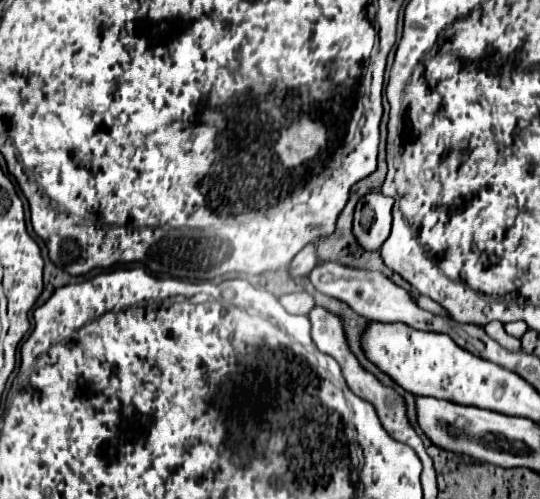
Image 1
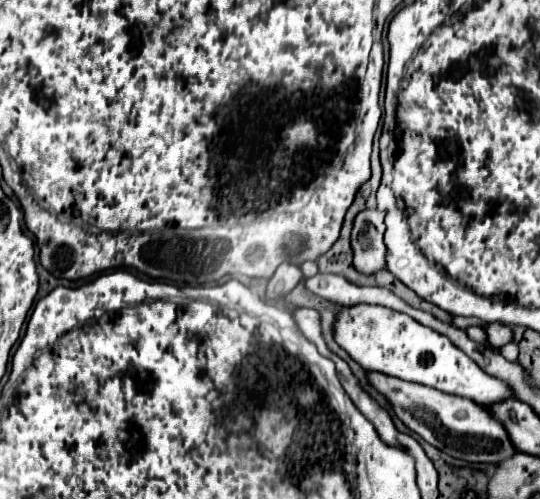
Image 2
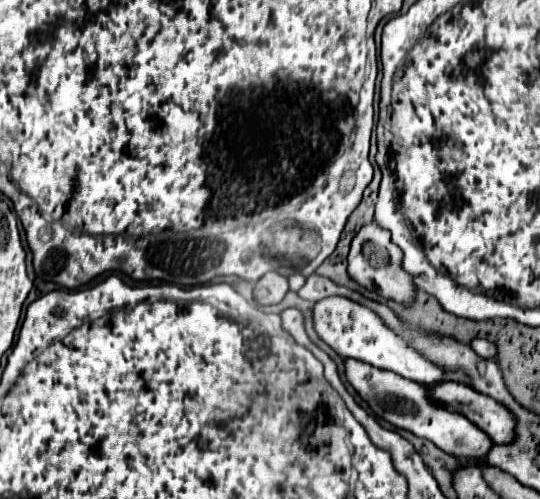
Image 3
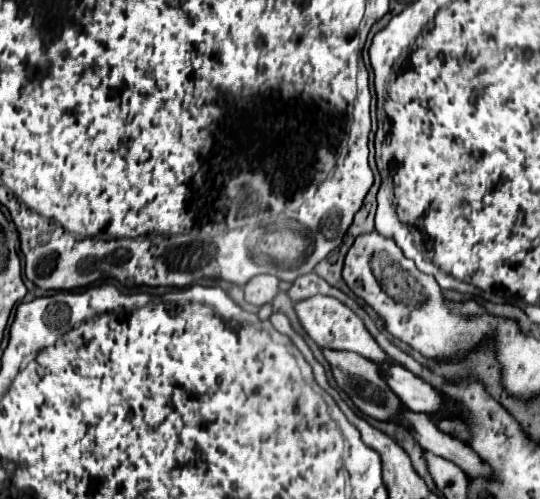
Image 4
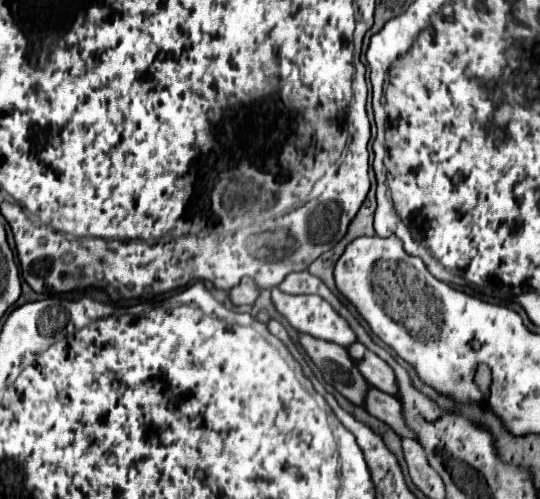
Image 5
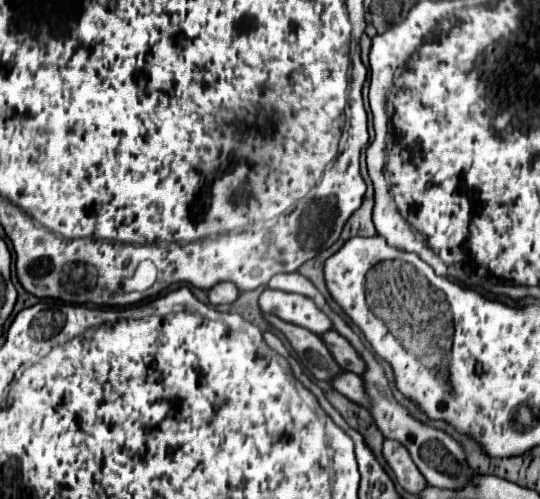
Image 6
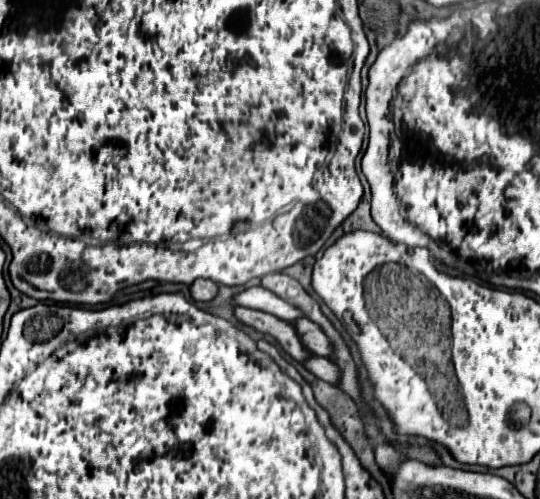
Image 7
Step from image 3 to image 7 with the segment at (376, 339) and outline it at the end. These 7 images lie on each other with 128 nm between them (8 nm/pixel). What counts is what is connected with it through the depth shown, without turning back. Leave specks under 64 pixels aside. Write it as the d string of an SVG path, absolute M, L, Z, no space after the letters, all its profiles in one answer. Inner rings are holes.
M262 286L246 288L244 292L240 292L240 294L234 296L234 302L238 306L246 306L246 308L268 312L268 314L280 318L280 320L286 320L286 322L294 322L296 318L302 318L304 316L296 306L280 300L276 294L268 292Z

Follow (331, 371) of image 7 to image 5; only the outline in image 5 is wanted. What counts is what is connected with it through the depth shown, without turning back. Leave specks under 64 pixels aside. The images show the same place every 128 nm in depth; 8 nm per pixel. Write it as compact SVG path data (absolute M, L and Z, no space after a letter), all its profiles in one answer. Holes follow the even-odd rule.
M370 386L368 392L366 392L366 398L364 398L364 408L376 416L378 420L386 422L390 428L394 428L398 432L398 436L408 436L408 438L416 438L412 434L410 428L406 428L404 420L402 420L402 408L400 408L400 402L392 396L392 394L386 394L386 392L380 392L378 388Z

